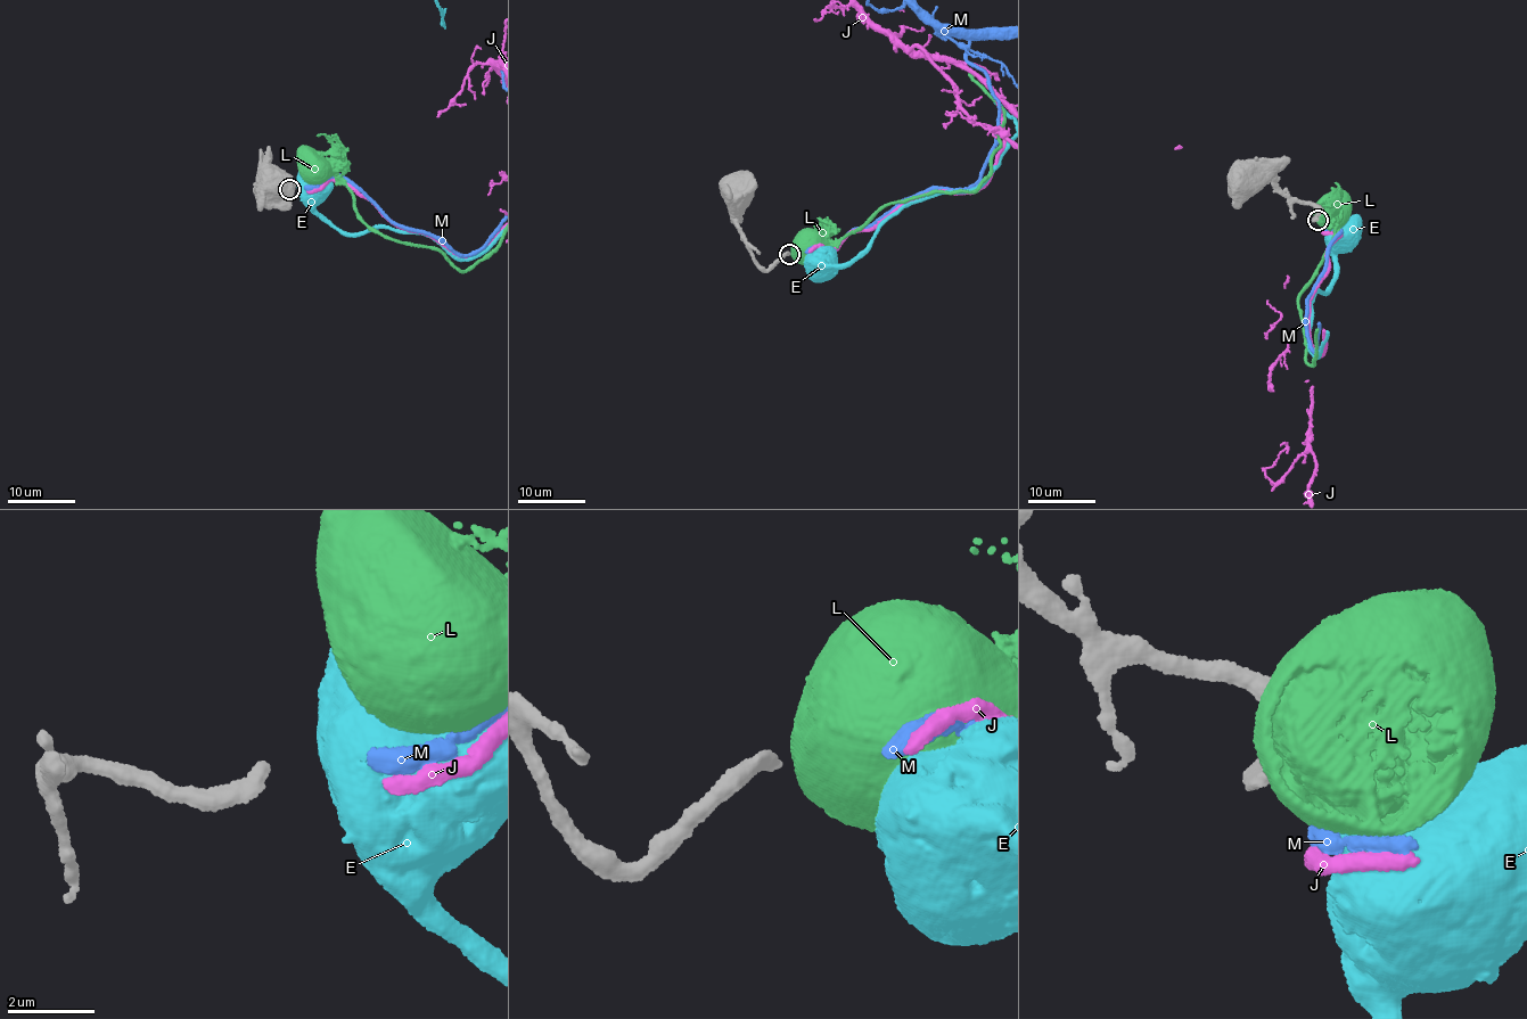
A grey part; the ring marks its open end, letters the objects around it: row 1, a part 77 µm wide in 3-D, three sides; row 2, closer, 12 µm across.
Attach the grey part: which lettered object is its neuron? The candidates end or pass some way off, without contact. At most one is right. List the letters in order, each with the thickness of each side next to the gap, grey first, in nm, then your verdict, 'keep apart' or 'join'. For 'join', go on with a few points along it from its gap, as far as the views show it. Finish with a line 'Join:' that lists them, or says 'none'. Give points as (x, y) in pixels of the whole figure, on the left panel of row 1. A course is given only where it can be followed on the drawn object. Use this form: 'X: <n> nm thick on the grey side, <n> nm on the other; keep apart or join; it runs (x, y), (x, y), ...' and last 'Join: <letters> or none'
E: 340 nm thick on the grey side, 850 nm on the other; keep apart
J: 340 nm thick on the grey side, 320 nm on the other; join
L: 340 nm thick on the grey side, 1050 nm on the other; keep apart
M: 340 nm thick on the grey side, 440 nm on the other; keep apart
Join: J

